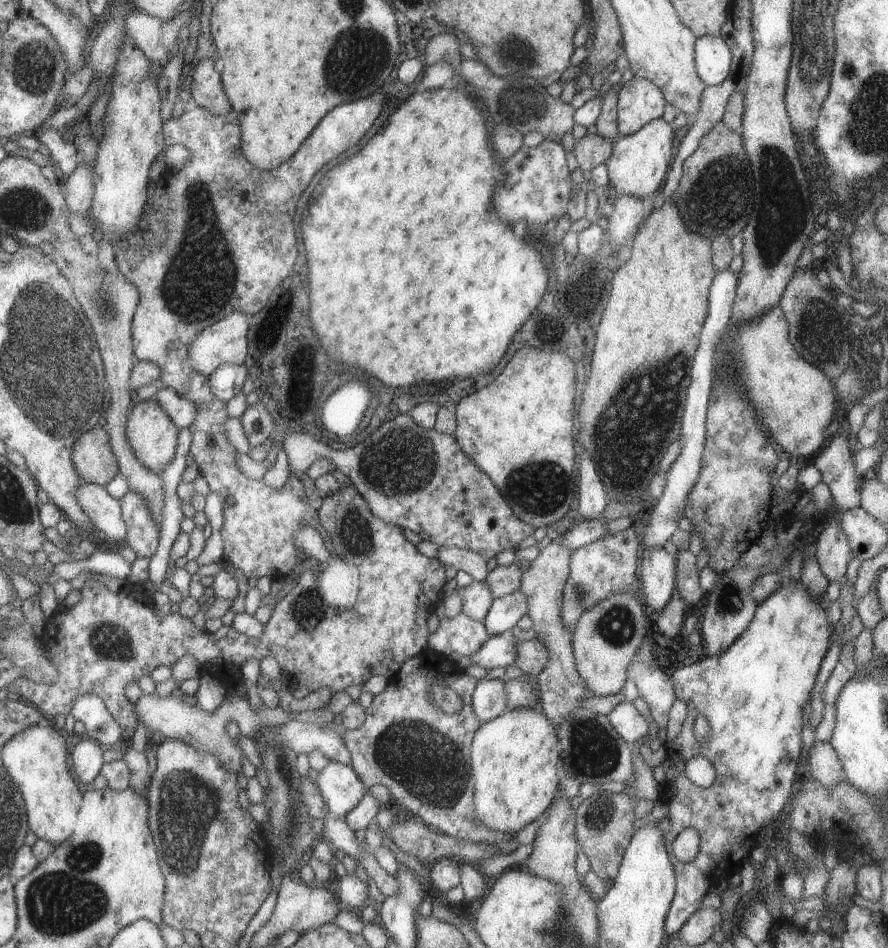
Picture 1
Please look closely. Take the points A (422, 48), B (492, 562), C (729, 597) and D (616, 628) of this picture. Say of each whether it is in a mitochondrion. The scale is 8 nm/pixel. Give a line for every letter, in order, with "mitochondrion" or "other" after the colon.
A: other
B: other
C: mitochondrion
D: mitochondrion

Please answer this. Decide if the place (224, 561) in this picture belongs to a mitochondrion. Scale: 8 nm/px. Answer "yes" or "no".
no

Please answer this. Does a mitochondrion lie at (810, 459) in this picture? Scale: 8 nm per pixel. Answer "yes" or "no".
no

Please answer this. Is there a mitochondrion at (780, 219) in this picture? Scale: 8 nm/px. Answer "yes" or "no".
yes

